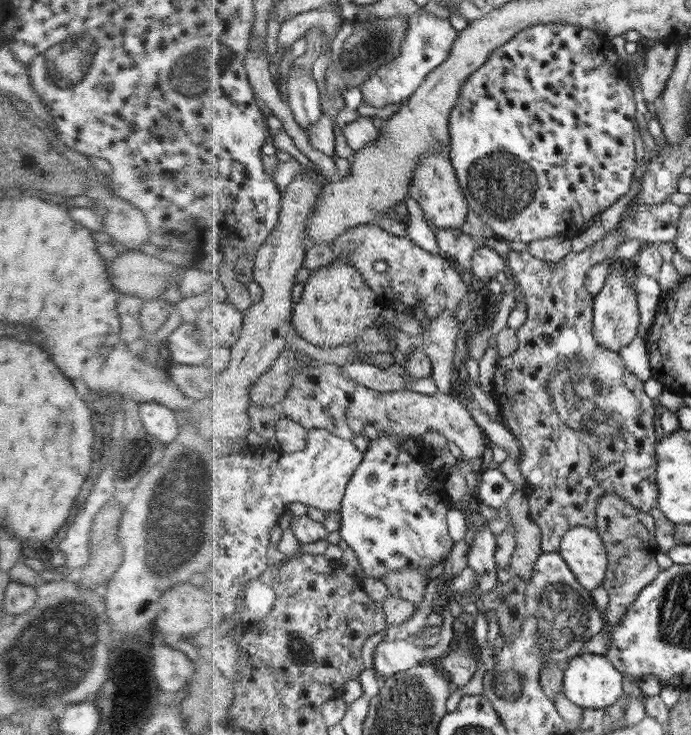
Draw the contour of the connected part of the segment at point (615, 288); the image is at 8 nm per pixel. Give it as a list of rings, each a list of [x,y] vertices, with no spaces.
[[[610,268],[595,300],[595,339],[606,348],[619,351],[637,337],[640,319],[635,286],[626,282],[624,272]]]

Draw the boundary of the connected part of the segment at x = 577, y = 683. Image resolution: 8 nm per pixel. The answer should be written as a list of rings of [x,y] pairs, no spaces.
[[[582,653],[574,656],[563,672],[563,693],[570,702],[583,710],[605,710],[606,706],[610,707],[610,702],[614,704],[616,698],[622,696],[622,674],[606,656]]]

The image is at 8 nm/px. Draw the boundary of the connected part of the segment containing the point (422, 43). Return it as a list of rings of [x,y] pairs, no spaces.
[[[421,9],[414,13],[409,20],[407,37],[403,42],[401,55],[379,68],[362,86],[361,90],[370,105],[384,108],[390,104],[400,104],[409,100],[411,96],[426,82],[426,79],[442,66],[450,57],[455,46],[459,31],[448,17],[435,15],[428,9]]]

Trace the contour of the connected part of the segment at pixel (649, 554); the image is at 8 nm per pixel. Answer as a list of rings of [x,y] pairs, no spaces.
[[[607,492],[597,506],[597,528],[607,549],[609,564],[604,590],[608,592],[608,604],[604,615],[609,625],[619,623],[627,608],[639,598],[639,592],[658,578],[656,555],[660,552],[654,537],[654,519],[626,502],[622,496]]]

